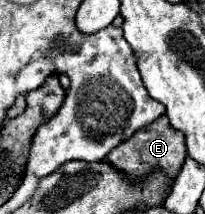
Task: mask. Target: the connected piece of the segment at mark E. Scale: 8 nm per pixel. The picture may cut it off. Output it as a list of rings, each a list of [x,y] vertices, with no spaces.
[[[162,115],[160,119],[156,119],[156,123],[150,123],[150,125],[142,127],[130,139],[126,139],[118,147],[114,147],[108,153],[106,161],[110,161],[110,165],[114,165],[118,171],[124,171],[132,179],[142,179],[148,171],[156,171],[156,169],[160,169],[170,179],[174,179],[178,175],[182,163],[184,163],[184,157],[186,157],[184,135],[180,131],[176,131],[168,123],[168,117],[166,115]]]

